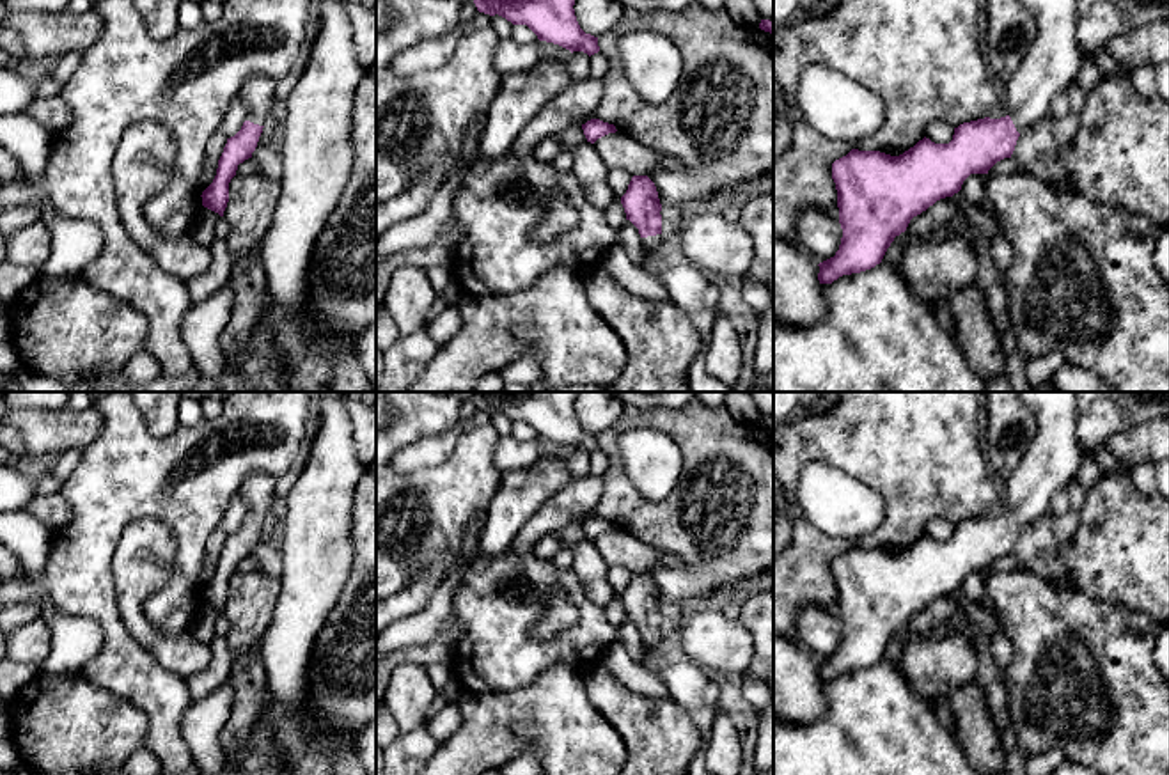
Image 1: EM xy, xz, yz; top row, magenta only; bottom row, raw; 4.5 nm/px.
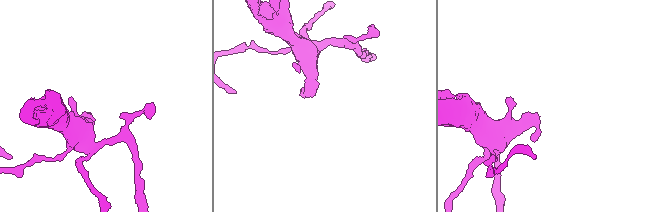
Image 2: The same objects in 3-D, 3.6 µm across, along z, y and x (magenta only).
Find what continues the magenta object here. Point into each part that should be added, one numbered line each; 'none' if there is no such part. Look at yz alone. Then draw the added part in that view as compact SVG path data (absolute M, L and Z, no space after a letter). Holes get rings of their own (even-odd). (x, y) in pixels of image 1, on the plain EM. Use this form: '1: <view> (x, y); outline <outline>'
1: yz (1051, 461); outline M1018 392L1038 422L1038 434L1020 465L1004 481L1008 513L1018 530L1050 514L1057 489L1075 477L1082 452L1077 443L1075 392Z

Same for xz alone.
1: xz (651, 641); outline M662 631L642 635L644 653L655 651L662 640Z

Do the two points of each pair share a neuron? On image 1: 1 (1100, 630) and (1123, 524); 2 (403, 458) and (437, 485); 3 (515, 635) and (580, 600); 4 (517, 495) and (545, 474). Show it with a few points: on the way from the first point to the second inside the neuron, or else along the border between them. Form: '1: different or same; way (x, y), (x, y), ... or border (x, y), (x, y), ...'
1: different; border (1070, 580), (1095, 598), (1118, 602), (1146, 616)
2: different; border (455, 447), (435, 467), (408, 472), (394, 470)
3: same; way (517, 614), (547, 584), (559, 584)
4: same; way (524, 492), (538, 481)

